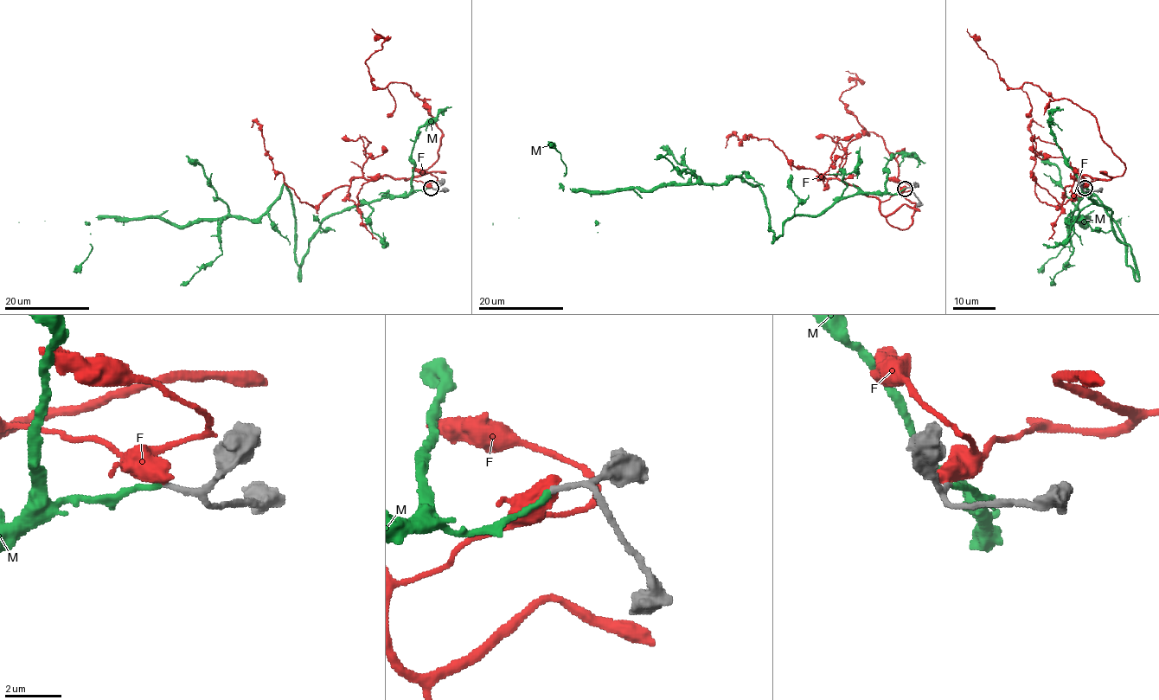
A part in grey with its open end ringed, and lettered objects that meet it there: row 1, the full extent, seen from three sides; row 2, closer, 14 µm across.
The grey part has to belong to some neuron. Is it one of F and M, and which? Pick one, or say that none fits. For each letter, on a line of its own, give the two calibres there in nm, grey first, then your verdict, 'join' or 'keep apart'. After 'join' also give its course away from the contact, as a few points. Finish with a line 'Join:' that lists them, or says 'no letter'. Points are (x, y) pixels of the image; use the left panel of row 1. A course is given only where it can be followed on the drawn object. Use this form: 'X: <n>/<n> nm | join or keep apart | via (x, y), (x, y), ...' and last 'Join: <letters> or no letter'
F: 200/650 nm | keep apart
M: 200/200 nm | join | via (431, 188), (331, 213), (300, 268), (284, 184), (253, 220), (96, 217), (74, 272)
Join: M

